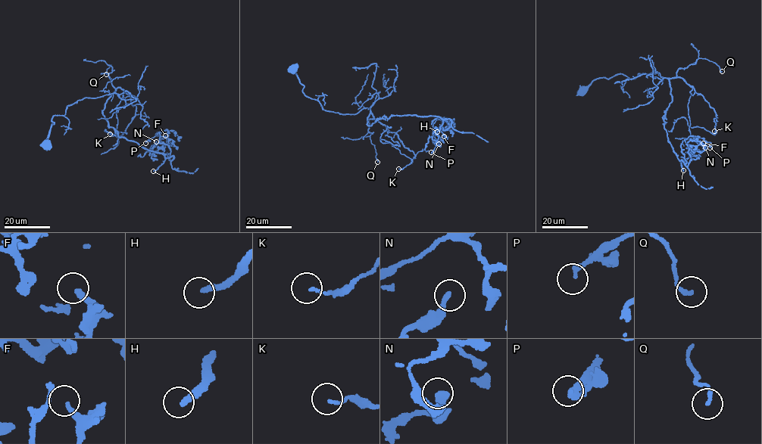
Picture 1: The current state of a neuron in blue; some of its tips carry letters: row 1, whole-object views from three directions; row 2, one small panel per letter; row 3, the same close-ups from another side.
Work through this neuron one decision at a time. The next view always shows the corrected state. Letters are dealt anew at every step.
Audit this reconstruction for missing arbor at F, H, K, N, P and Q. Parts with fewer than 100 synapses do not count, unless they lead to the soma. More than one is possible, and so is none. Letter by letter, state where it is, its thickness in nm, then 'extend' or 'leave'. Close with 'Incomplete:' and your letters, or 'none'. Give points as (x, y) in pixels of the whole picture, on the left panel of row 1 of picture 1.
F: at (165, 135); 280 nm thick; leave
H: at (153, 171); 240 nm thick; extend
K: at (110, 134); 120 nm thick; leave
N: at (156, 141); 240 nm thick; leave
P: at (145, 143); 260 nm thick; leave
Q: at (106, 74); 160 nm thick; leave
Incomplete: H

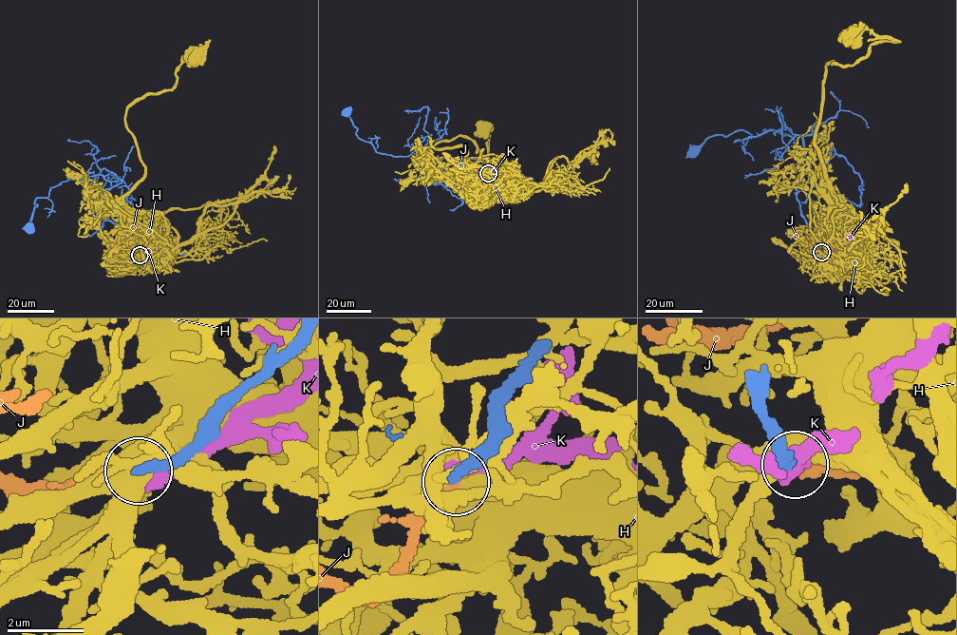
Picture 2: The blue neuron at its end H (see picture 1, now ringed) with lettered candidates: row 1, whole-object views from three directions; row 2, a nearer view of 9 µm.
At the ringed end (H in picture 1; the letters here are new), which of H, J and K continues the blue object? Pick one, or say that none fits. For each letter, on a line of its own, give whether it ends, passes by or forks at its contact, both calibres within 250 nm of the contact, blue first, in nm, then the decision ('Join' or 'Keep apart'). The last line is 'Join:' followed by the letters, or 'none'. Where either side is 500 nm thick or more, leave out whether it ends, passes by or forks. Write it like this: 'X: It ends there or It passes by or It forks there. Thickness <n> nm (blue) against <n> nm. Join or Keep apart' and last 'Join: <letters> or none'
H: Thickness 400 nm (blue) against 500 nm. Keep apart
J: It ends there. Thickness 280 nm (blue) against 240 nm. Join
K: It ends there. Thickness 360 nm (blue) against 440 nm. Keep apart
Join: J

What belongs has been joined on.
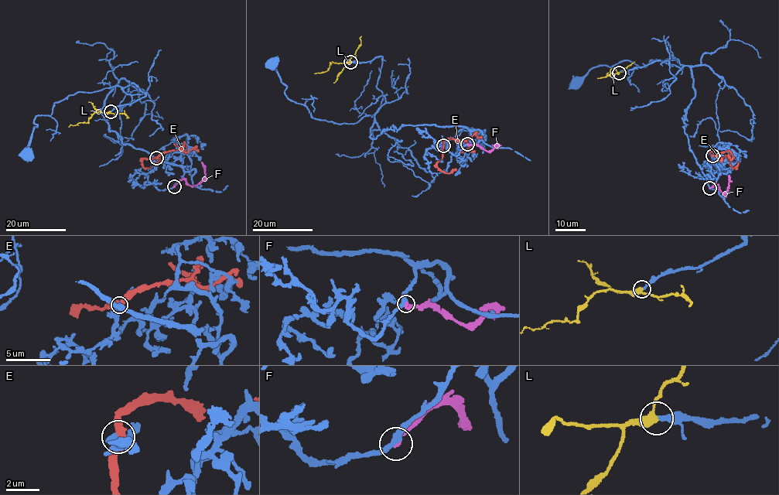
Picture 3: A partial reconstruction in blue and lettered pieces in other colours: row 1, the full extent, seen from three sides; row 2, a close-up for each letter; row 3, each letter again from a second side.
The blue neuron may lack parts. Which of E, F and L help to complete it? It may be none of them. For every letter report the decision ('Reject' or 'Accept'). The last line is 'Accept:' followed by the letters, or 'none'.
E: Reject
F: Reject
L: Accept
Accept: L

